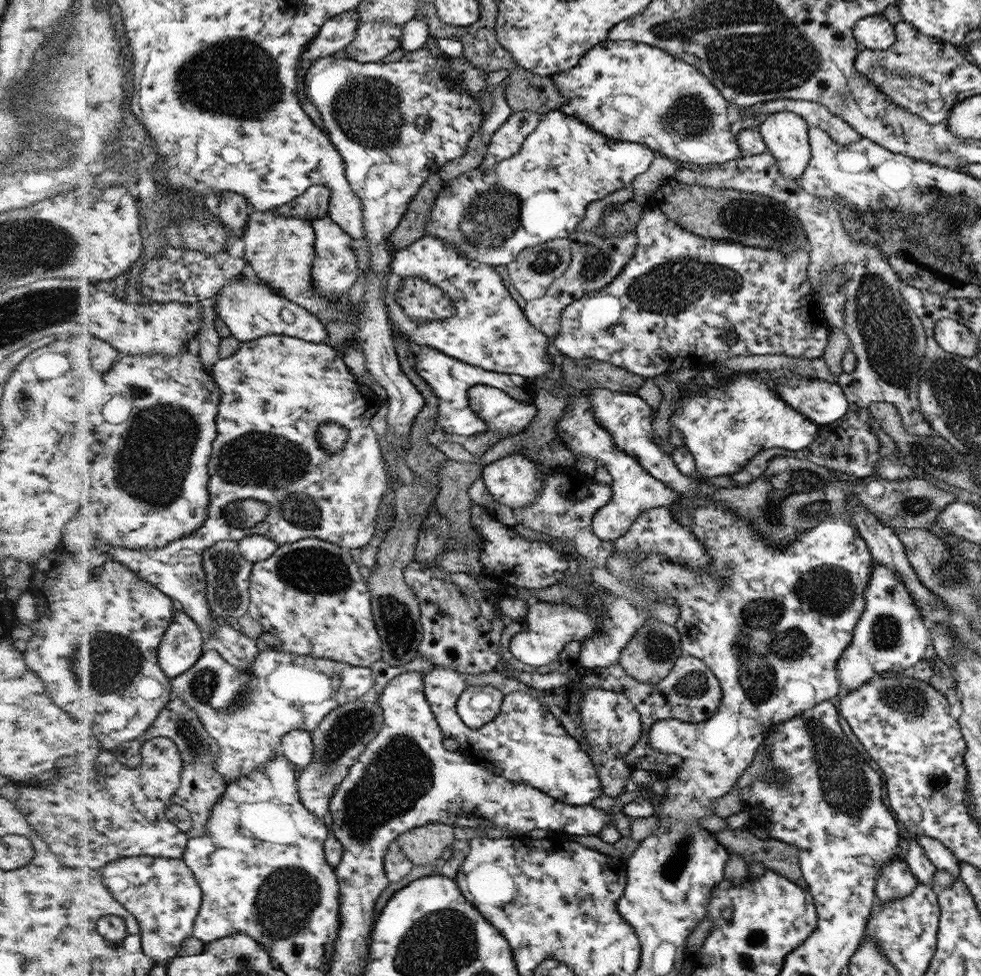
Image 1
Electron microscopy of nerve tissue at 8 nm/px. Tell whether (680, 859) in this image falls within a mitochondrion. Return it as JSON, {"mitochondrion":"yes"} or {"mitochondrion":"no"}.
{"mitochondrion":"yes"}

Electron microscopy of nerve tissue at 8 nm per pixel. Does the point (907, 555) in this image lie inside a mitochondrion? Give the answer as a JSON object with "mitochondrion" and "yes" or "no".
{"mitochondrion":"no"}

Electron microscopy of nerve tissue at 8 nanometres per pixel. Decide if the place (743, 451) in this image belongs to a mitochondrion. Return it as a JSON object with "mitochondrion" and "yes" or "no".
{"mitochondrion":"no"}

